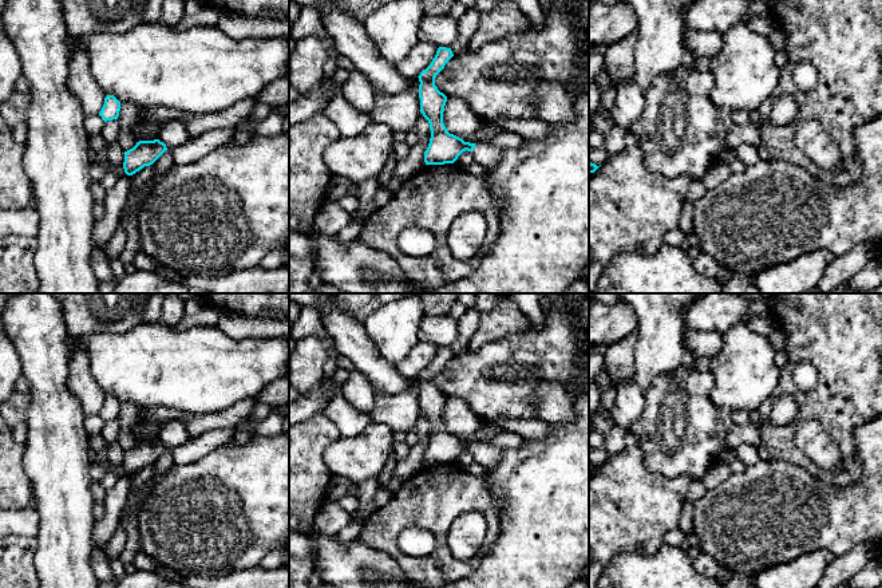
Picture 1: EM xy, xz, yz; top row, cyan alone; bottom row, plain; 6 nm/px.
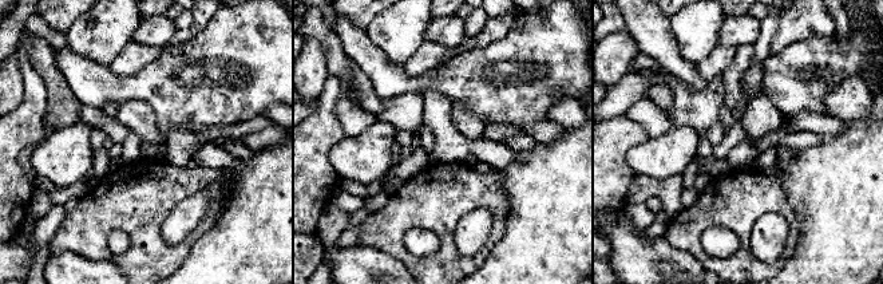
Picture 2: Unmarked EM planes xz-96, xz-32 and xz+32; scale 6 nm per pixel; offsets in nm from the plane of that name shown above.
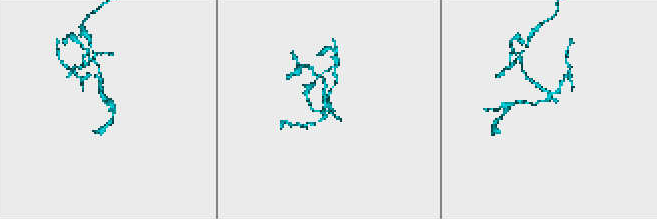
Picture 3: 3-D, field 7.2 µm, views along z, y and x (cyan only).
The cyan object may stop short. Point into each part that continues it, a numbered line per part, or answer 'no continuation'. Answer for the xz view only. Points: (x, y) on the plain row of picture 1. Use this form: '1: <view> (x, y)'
1: xz (486, 454)

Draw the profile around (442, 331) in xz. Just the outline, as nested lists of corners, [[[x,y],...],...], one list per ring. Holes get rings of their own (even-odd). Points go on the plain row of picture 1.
[[[424,316],[419,332],[419,343],[450,348],[458,338],[458,320],[448,316]]]

